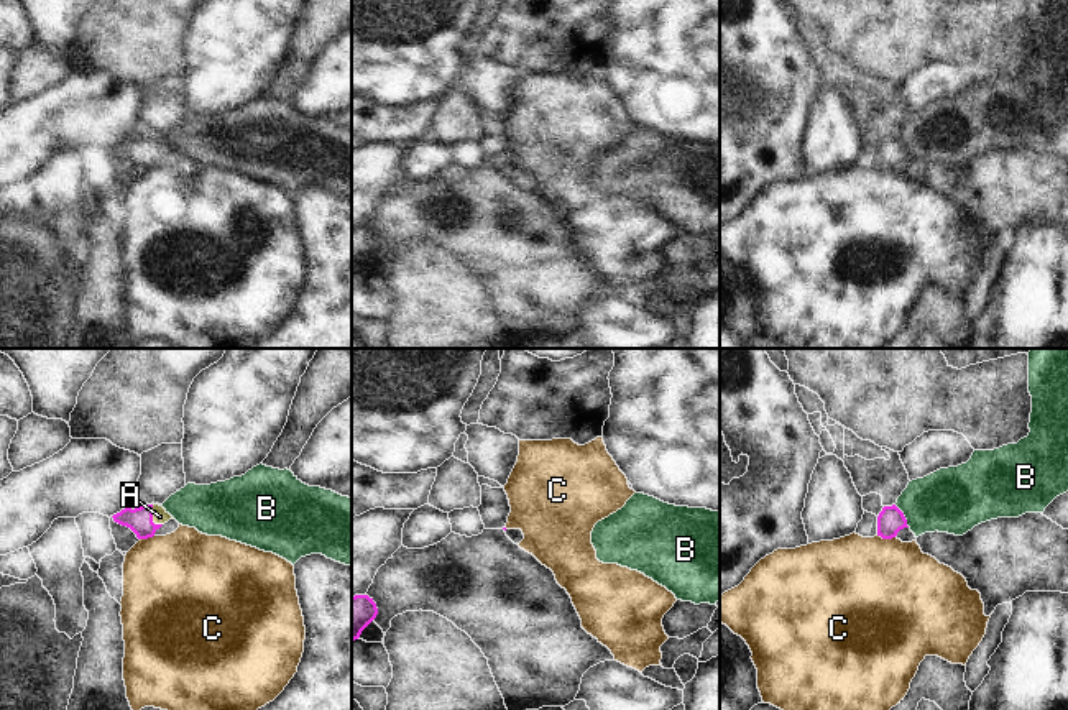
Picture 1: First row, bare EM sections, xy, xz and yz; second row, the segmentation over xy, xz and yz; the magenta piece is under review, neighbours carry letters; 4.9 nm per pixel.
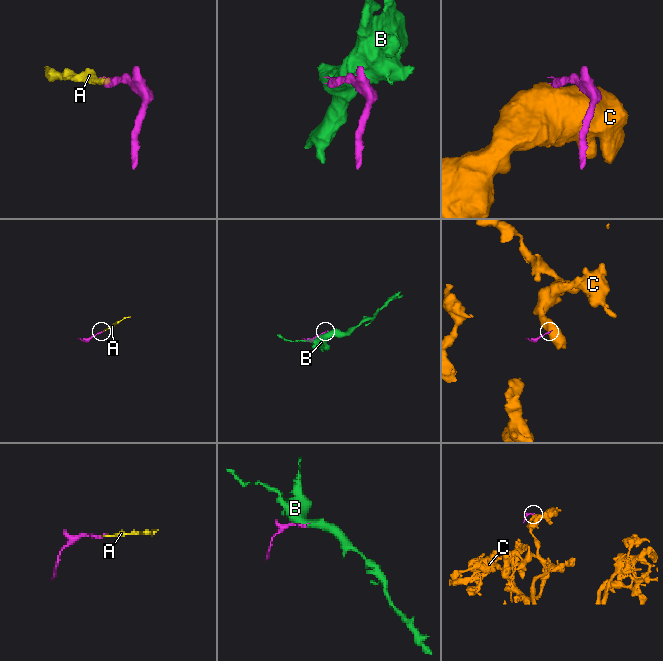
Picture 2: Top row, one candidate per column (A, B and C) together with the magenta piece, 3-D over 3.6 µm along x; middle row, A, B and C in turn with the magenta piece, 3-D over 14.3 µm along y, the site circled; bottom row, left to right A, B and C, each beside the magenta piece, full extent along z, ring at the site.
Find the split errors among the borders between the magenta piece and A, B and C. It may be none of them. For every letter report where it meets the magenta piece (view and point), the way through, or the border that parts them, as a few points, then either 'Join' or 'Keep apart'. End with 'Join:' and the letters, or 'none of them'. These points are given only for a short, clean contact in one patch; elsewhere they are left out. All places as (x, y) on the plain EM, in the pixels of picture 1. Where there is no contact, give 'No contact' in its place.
A: Touches magenta at xy (151, 150). Path across: xy (140, 152), (151, 150), (160, 148). Join
B: Touches magenta at yz (904, 148). Keep apart
C: Touches magenta at yz (886, 170). Boundary: yz (878, 166), (894, 170). Keep apart
Join: A.

